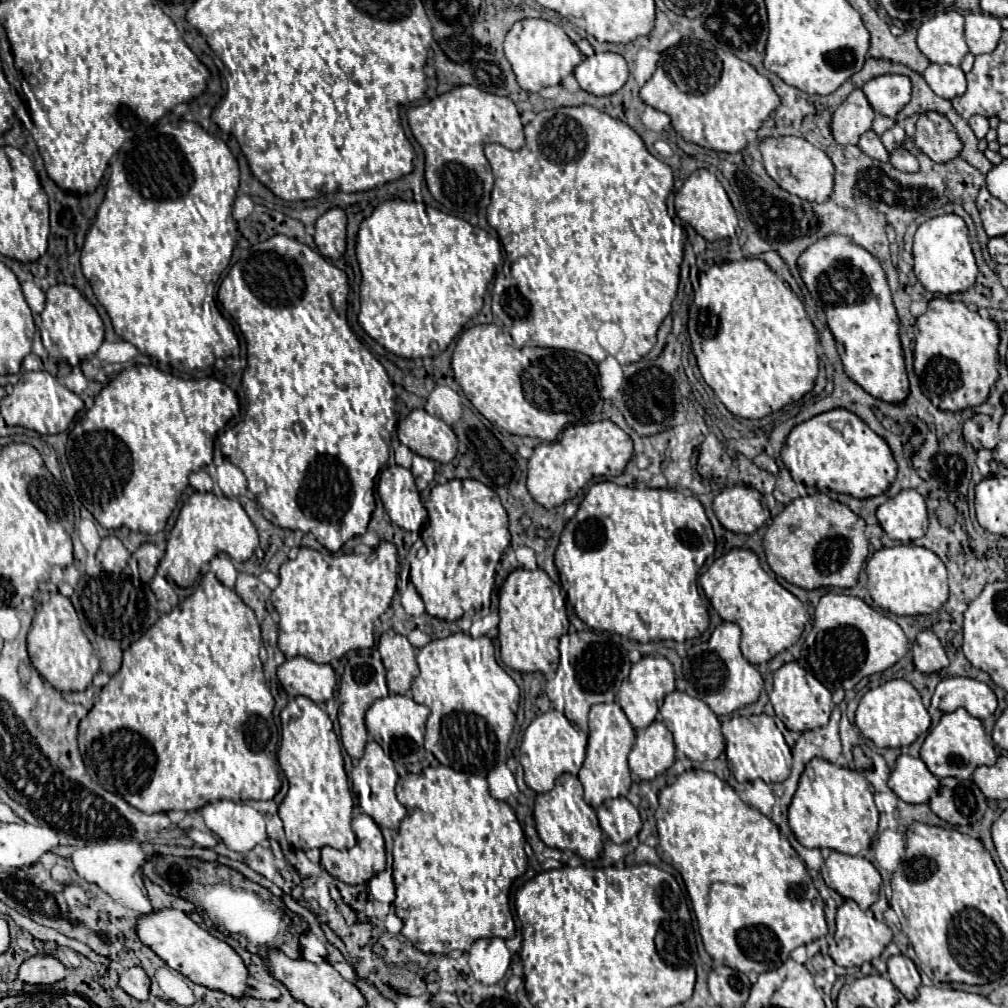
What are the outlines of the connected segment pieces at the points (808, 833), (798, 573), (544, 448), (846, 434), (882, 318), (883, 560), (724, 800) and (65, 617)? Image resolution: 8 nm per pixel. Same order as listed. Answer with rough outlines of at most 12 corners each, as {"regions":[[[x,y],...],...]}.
{"regions":[[[805,766],[789,826],[805,848],[855,856],[879,812],[859,772]],[[825,494],[785,506],[763,548],[805,590],[853,588],[863,518]],[[611,420],[531,438],[527,490],[553,510],[619,476],[631,438]],[[845,408],[797,424],[795,482],[853,498],[897,476],[889,444]],[[829,234],[797,266],[845,374],[879,400],[909,382],[879,260]],[[923,546],[881,548],[867,588],[897,616],[935,614],[947,570]],[[713,772],[658,799],[707,954],[779,968],[827,934],[805,862]],[[71,600],[37,612],[27,644],[59,692],[85,690],[99,656]]]}

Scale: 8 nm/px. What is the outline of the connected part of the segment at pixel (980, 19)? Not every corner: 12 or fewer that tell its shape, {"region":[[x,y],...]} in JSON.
{"region":[[965,14],[971,54],[993,52],[1001,22],[991,14]]}

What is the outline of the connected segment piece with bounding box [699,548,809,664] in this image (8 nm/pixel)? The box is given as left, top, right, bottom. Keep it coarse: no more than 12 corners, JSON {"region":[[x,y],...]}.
{"region":[[733,548],[699,582],[741,628],[751,664],[793,646],[809,620],[751,550]]}

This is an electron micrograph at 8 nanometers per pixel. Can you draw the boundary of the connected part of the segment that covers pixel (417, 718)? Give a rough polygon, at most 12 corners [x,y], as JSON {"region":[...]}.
{"region":[[389,694],[365,714],[369,736],[395,764],[425,758],[429,708]]}

